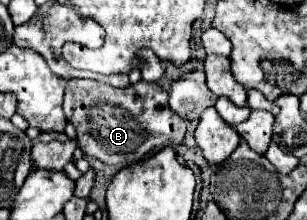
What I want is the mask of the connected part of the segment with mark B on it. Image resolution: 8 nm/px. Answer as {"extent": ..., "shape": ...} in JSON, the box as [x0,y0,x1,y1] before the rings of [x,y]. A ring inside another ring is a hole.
{"extent":[63,79,185,167],"shape":[[[71,79],[67,81],[63,111],[77,131],[79,149],[87,157],[99,159],[107,165],[127,167],[145,159],[151,151],[183,143],[185,121],[171,111],[167,99],[167,91],[157,83],[139,81],[139,85],[115,89],[91,79]]]}

